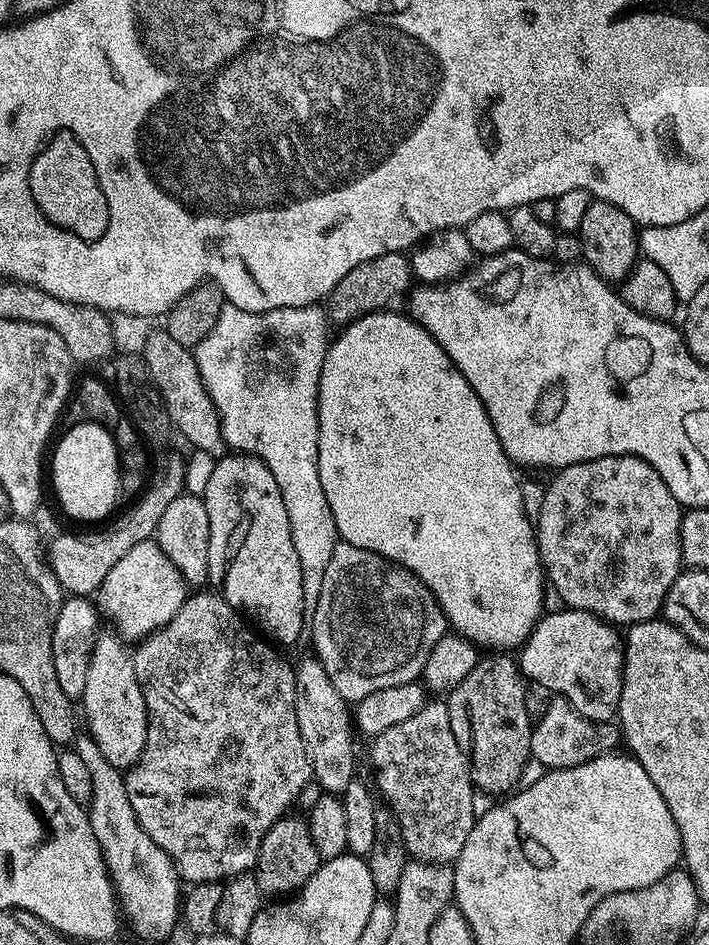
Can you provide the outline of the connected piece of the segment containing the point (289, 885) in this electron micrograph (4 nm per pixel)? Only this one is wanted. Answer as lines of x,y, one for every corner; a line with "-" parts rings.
285,814
281,816
278,822
274,822
274,826
270,826
270,830
266,830
266,838
262,838
262,846
258,849
258,858
254,865
254,877
258,884
258,890
261,891
264,898
291,897
299,892
302,885
320,869
322,861
314,846
314,838
310,838
307,819
300,817
299,820
298,817
292,815

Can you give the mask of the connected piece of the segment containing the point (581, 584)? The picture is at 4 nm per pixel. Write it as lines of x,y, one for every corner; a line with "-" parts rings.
607,456
606,458
594,458
590,462
578,462
574,466
566,466
559,469
553,476
556,477
549,482
548,489
545,490
544,497
540,500
540,513
535,513
534,516
536,545
540,551
540,561
544,564
544,574
550,587
562,596
562,602
567,607
601,616
613,626
621,626
620,624
631,626
659,617
670,586
674,586
674,582
680,577
684,555
680,537
682,506
676,501
674,494
670,494
670,486
666,486
666,482
662,482
658,470
654,470
654,466
650,466
636,456

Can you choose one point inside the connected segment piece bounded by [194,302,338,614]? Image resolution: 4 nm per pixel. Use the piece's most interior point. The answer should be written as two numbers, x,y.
261,369

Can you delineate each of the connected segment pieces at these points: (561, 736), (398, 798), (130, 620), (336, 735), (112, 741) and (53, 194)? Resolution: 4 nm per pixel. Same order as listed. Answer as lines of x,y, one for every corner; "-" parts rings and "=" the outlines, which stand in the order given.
552,696
549,701
540,720
538,716
533,723
530,734
531,759
540,762
544,769
578,766
596,756
609,755
615,749
612,747
621,743
622,733
615,723
582,718
582,714
578,714
578,710
574,710
563,696
=
424,703
416,714
404,722
378,734
372,741
372,772
376,775
375,791
379,799
398,818
404,849
412,860
424,860
427,864
451,865
462,854
466,838
476,825
474,812
474,785
468,767
468,758
462,747
461,737
450,730
450,714
447,703
=
155,539
143,540
137,542
121,560
114,562
114,566
110,566
98,593
98,608
103,619
107,623
109,620
113,624
109,625
125,641
139,642
145,640
151,632
164,628
166,622
170,622
170,618
174,618
174,614
178,614
178,610
182,610
189,595
189,584
182,578
178,566
174,566
174,562
170,562
170,558
166,558
166,554
162,554
162,546
158,546
=
308,654
300,661
295,661
296,669
296,713
298,714
298,730
302,734
302,742
308,747
308,757
312,763
312,774
315,783
320,783
325,793
342,794
352,780
357,779
356,772
356,744
352,741
354,735
353,713
350,711
349,701
338,694
334,682
326,678
326,666
315,654
=
101,631
92,647
90,666
86,670
86,690
82,697
82,716
88,719
87,735
98,742
98,750
102,750
110,766
127,770
138,762
146,746
148,711
134,674
132,652
115,631
=
60,129
45,141
31,164
28,179
31,196
37,202
56,200
57,227
63,231
79,234
84,241
92,243
106,232
109,225
109,207
102,194
97,172
86,148
72,131

